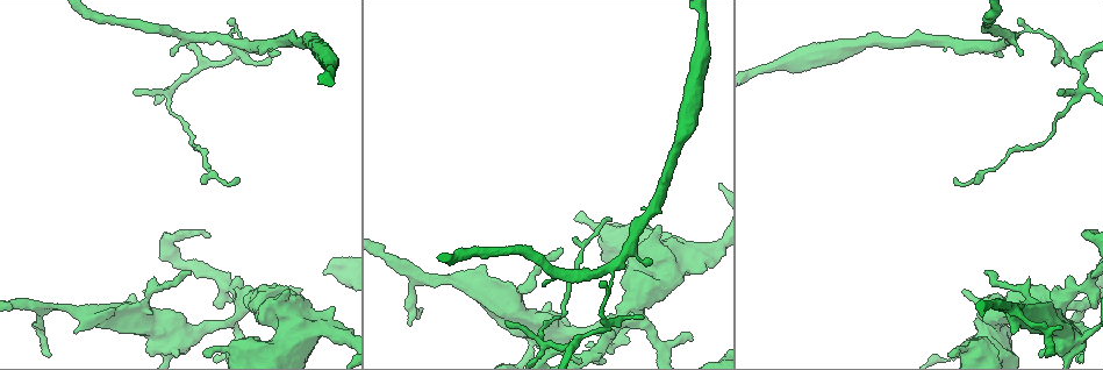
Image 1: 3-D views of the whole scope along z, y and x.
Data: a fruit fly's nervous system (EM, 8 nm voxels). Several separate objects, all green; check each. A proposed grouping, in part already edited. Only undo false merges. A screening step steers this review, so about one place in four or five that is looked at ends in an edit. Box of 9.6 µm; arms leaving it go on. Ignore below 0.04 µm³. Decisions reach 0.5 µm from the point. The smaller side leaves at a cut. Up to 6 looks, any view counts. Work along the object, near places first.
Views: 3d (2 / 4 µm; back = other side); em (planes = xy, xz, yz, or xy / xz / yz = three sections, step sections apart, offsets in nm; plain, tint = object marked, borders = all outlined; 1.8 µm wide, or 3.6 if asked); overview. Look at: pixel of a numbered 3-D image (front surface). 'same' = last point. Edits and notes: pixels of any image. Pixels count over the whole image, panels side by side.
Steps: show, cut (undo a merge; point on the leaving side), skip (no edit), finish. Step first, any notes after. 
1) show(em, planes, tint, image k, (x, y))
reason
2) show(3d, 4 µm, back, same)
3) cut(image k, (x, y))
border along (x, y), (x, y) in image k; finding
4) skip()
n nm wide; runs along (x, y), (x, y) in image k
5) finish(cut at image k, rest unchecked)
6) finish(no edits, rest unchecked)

show(em, xy, step 4, tint, image 1, (246, 300))
a narrow waist

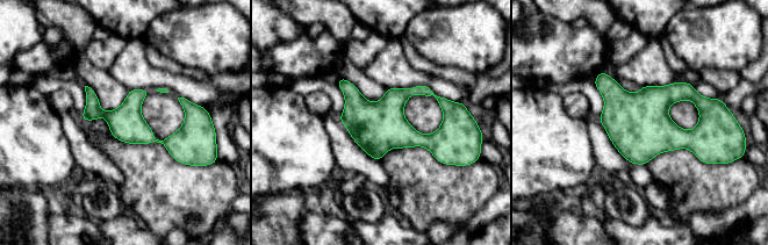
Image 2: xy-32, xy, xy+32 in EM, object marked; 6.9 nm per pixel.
show(em, yz, step 16, tint, same)
another direction

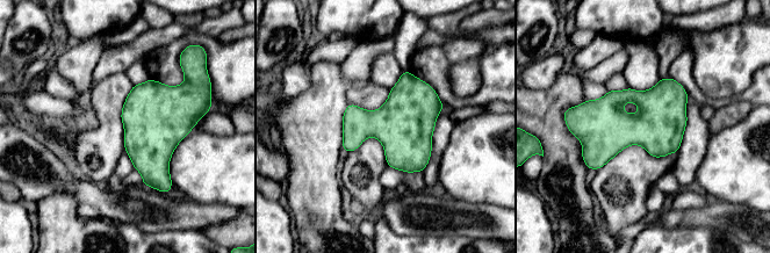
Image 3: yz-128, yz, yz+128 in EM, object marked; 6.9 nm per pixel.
skip()
continuous, no second cell

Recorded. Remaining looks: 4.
show(em, 3.6 µm, yz, step 16, tint, image 1, (662, 256))
sharp bend

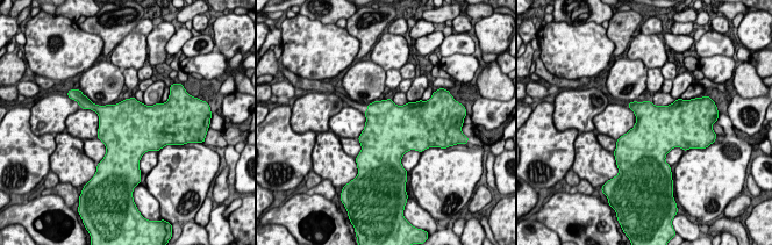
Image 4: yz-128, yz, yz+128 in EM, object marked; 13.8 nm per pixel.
show(em, 3.6 µm, planes, tint, same)

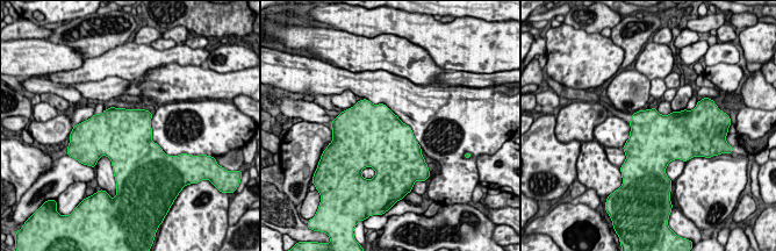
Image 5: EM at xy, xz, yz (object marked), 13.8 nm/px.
skip()
continuous, no second cell

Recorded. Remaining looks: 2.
show(3d, 4 µm, image 1, (167, 350))
sudden change in width

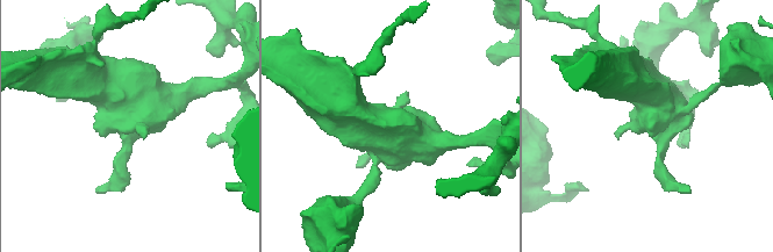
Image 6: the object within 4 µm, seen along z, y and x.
show(em, 3.6 µm, planes, borders, image 6, (662, 126))
shape alone is not enough

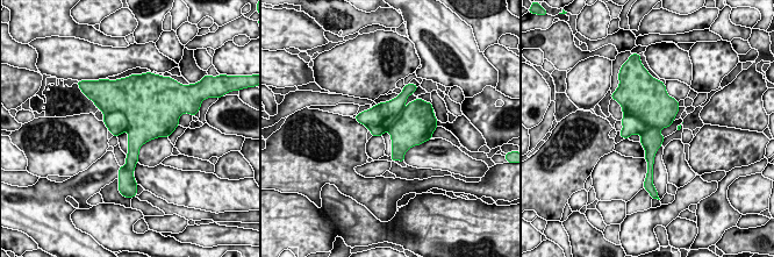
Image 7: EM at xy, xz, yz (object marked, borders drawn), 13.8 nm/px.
cut(image 7, (116, 122))
border along (105, 113), (121, 112), (128, 130) in image 7; two cells meet here

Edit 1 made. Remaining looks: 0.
finish(cut at image 7, rest unchecked)

